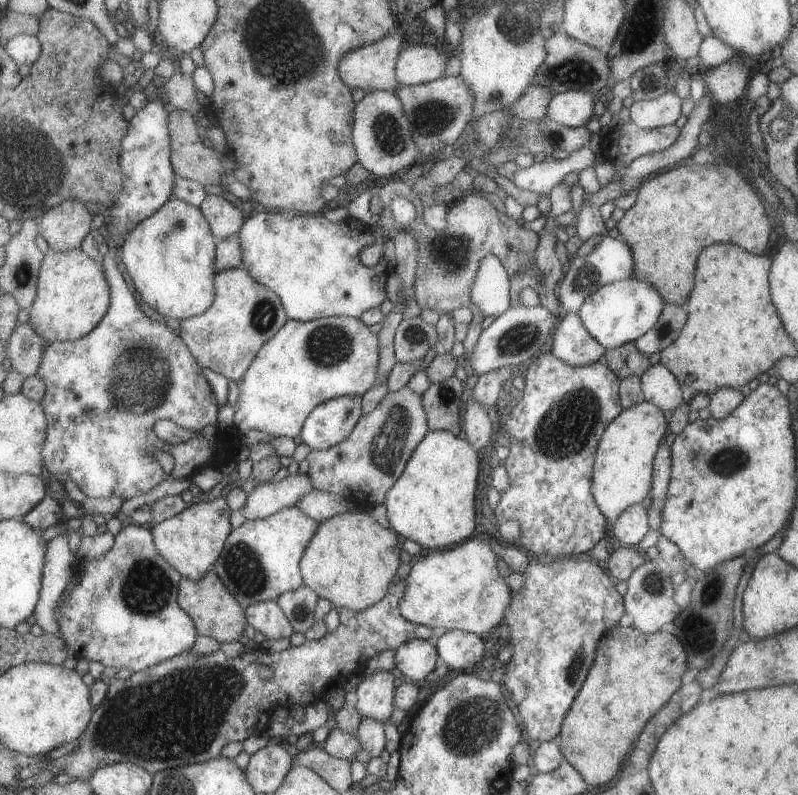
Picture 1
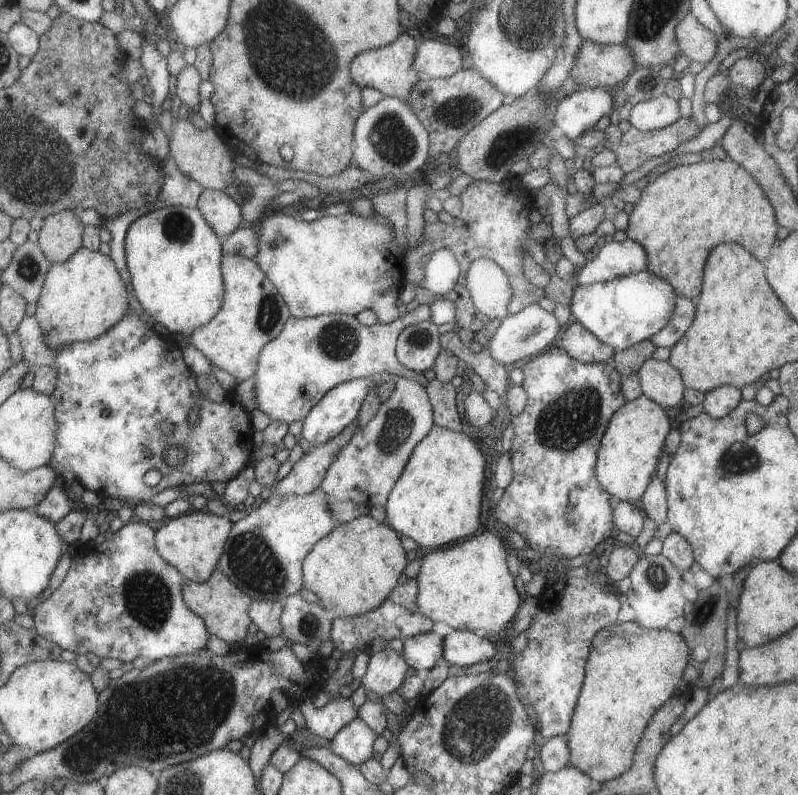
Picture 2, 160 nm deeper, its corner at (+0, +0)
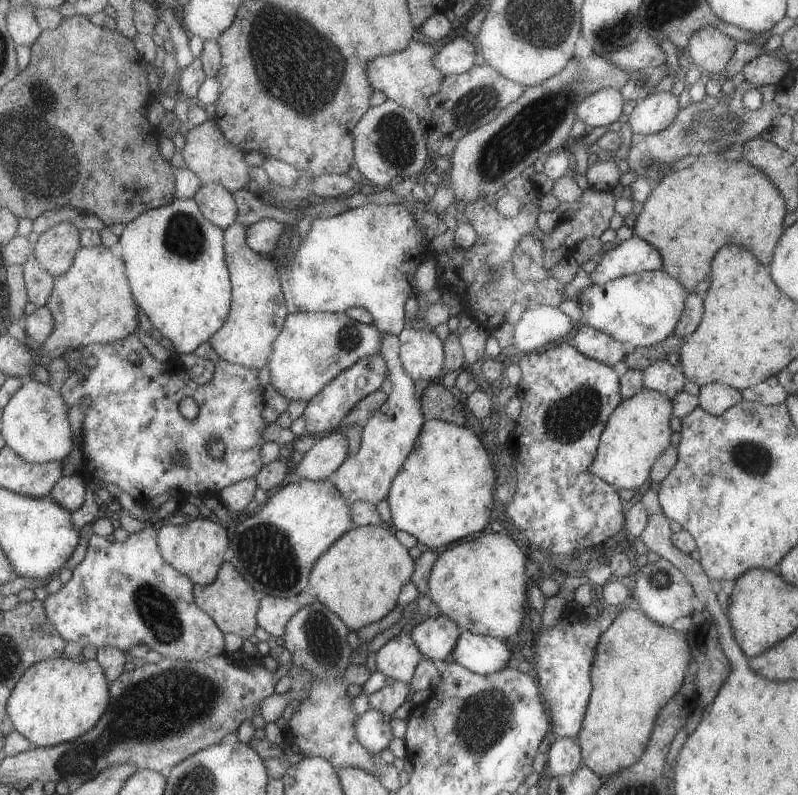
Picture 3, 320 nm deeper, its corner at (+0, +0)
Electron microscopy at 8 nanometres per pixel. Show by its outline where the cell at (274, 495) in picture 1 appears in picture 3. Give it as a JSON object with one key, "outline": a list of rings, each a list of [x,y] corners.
{"outline":[[[341,430],[322,434],[298,462],[297,479],[320,481],[329,478],[348,455],[348,442]]]}

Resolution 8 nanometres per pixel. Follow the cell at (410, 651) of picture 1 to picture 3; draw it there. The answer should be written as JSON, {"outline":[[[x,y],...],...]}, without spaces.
{"outline":[[[439,612],[437,616],[419,621],[410,630],[410,635],[423,657],[432,661],[443,660],[452,652],[459,638],[457,626],[447,615]]]}

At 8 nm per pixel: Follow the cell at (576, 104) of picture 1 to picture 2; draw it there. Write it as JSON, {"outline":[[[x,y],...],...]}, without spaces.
{"outline":[[[603,87],[580,88],[558,102],[553,120],[559,133],[573,140],[593,130],[600,118],[613,110],[613,97]]]}

